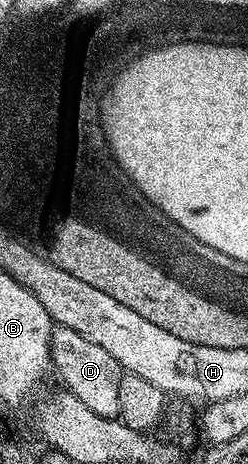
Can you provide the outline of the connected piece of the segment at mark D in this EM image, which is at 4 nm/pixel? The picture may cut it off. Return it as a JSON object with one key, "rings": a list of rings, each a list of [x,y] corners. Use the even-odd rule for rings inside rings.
{"rings":[[[55,326],[50,333],[50,361],[56,375],[58,371],[62,378],[61,386],[80,397],[80,401],[84,401],[84,405],[88,405],[92,413],[100,413],[100,417],[109,419],[118,418],[120,381],[124,372],[112,353],[100,349],[100,345],[88,341],[88,337],[80,337],[76,329]]]}

